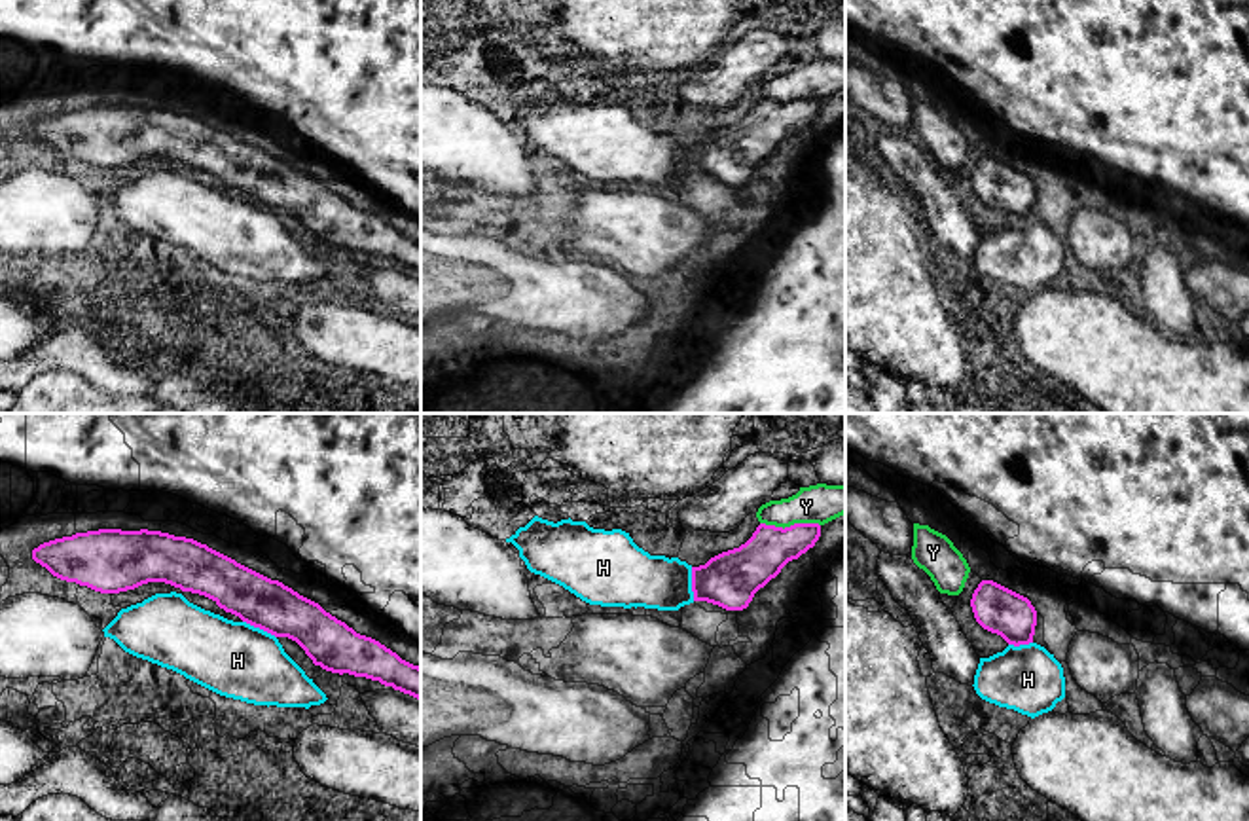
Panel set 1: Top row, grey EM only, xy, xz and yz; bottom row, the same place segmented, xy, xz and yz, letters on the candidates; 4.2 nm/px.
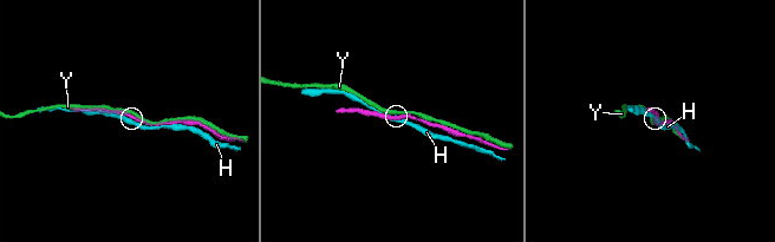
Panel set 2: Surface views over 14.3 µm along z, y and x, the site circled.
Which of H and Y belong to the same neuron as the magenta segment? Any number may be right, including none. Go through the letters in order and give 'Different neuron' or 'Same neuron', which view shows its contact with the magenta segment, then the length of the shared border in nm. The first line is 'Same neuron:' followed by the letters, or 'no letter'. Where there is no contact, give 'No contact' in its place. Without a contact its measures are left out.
Same neuron: no letter
H: Different neuron. Touches magenta in xy. Shared border 160 nm
Y: Different neuron. Touches magenta in xz. Shared border 260 nm

